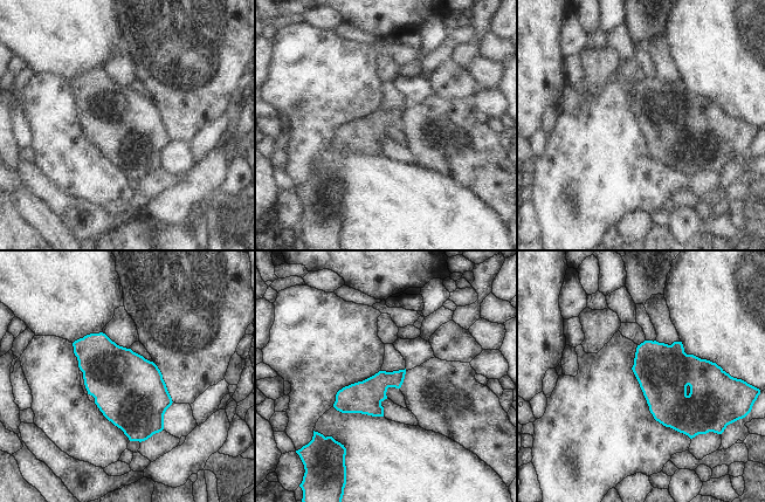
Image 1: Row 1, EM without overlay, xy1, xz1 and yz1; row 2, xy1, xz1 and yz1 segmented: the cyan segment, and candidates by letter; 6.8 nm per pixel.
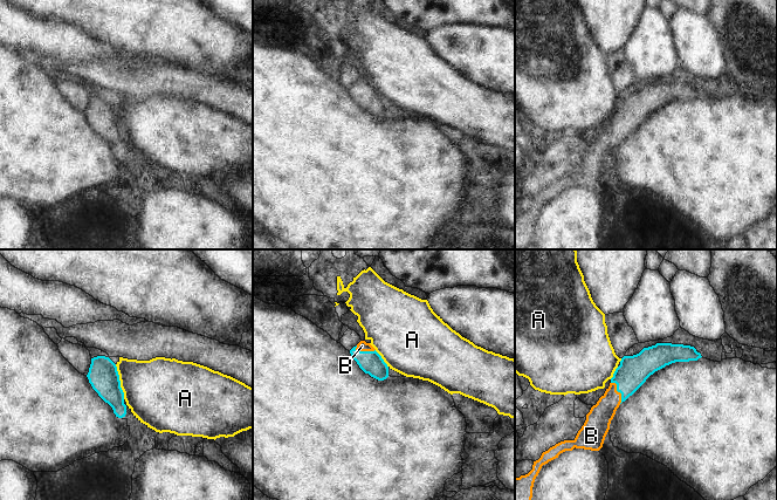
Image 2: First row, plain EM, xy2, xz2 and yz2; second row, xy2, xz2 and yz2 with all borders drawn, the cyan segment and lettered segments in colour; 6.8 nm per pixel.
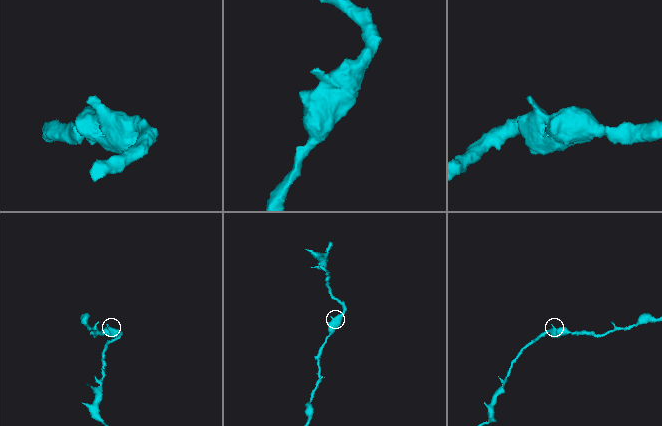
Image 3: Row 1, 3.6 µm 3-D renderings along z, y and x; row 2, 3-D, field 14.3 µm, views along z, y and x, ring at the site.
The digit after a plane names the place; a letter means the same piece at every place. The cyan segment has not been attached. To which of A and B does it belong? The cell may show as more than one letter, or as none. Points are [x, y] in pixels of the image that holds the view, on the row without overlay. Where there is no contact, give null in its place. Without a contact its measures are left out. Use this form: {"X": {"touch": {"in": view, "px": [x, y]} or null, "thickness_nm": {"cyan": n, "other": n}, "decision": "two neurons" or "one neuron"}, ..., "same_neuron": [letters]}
{"A": {"touch": {"in": "xy2", "px": [119, 120]}, "thickness_nm": {"cyan": 200, "other": 420}, "decision": "two neurons"}, "B": {"touch": {"in": "yz2", "px": [618, 129]}, "thickness_nm": {"cyan": 200, "other": 170}, "decision": "one neuron"}, "same_neuron": ["B"]}

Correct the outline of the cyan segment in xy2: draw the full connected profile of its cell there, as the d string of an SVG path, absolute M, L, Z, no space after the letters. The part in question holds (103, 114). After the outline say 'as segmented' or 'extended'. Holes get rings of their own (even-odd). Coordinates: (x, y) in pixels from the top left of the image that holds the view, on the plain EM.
M105 94L94 95L87 115L98 133L112 145L116 155L125 155L126 143L116 102Z; as segmented

